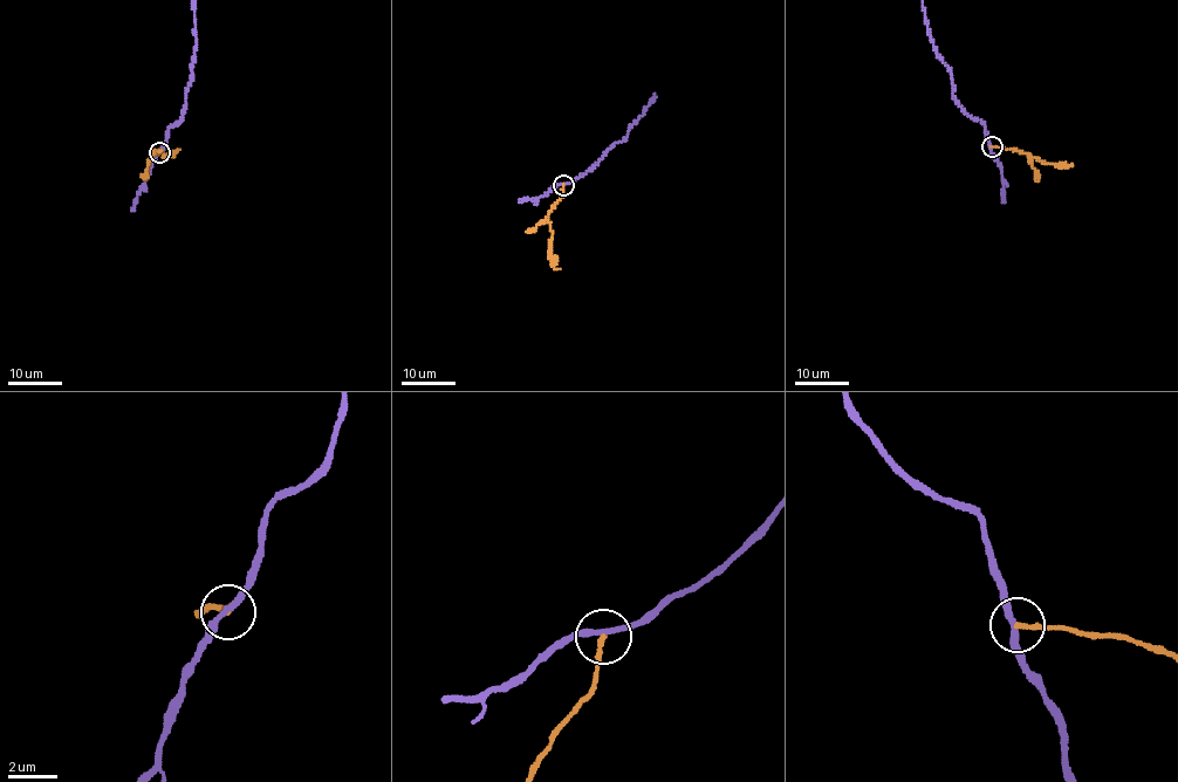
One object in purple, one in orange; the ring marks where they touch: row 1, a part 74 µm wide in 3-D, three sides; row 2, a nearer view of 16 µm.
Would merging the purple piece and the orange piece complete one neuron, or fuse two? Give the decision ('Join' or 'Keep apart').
Keep apart

